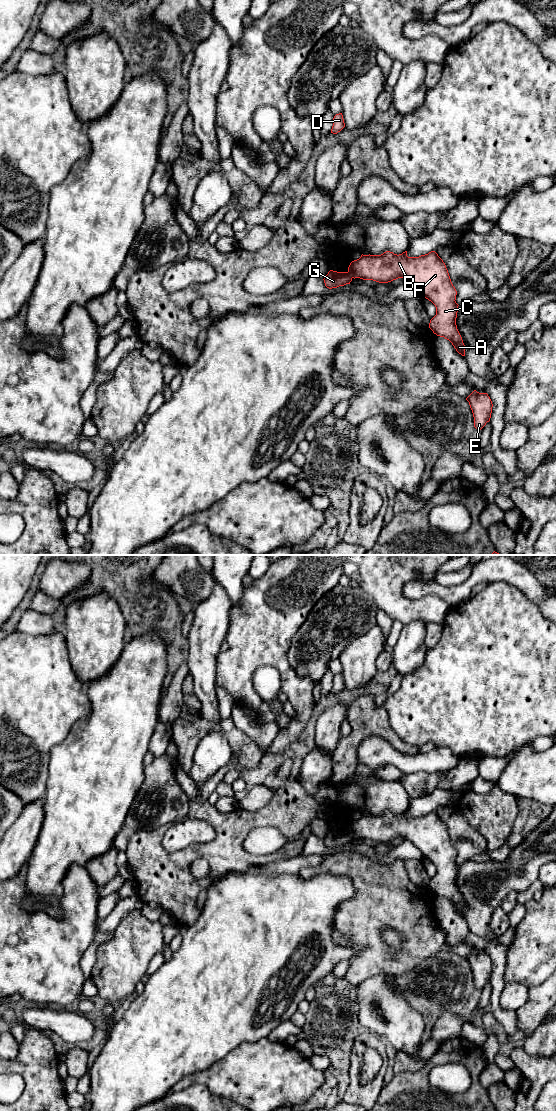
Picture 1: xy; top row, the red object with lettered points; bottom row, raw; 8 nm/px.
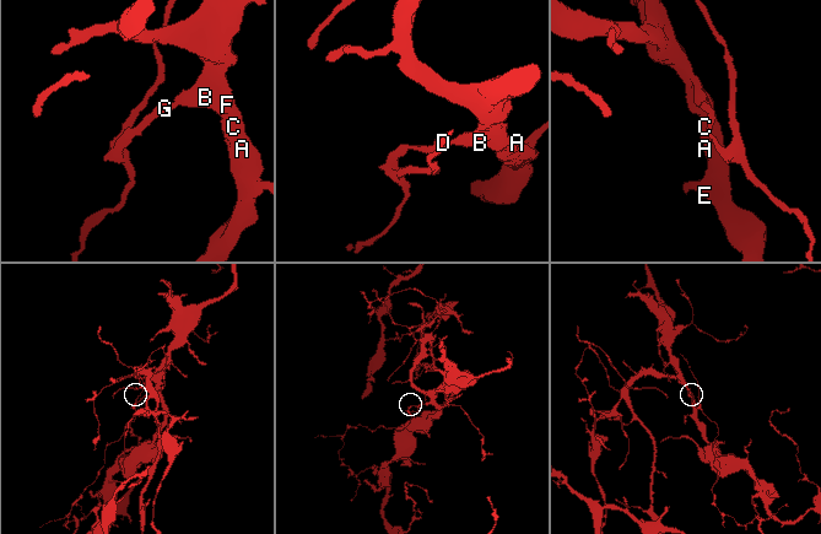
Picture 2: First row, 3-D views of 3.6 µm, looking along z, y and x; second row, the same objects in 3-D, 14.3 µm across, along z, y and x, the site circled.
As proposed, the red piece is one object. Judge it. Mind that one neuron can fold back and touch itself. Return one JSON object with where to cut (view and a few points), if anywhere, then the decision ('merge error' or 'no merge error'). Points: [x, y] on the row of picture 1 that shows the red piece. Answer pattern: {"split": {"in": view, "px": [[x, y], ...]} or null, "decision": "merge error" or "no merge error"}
{"split": {"in": "xy", "px": [[347, 272], [352, 277]]}, "decision": "merge error"}

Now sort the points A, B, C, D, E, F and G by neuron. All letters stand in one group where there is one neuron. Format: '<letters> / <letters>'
A B C E F / D G

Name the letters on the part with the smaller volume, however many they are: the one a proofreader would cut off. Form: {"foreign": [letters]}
{"foreign": ["D", "G"]}

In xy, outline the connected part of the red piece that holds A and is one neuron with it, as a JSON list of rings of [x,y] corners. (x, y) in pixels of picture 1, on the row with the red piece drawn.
[[[407,251],[394,254],[361,255],[350,263],[348,273],[352,278],[388,283],[404,278],[406,283],[418,288],[423,297],[436,307],[436,315],[429,328],[434,334],[449,340],[456,351],[465,356],[465,345],[457,329],[457,291],[453,286],[443,260],[435,251],[419,257],[408,257]]]

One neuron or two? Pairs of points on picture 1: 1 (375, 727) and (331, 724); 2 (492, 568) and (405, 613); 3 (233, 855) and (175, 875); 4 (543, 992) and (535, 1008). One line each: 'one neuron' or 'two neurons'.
1: two neurons
2: two neurons
3: one neuron
4: one neuron

